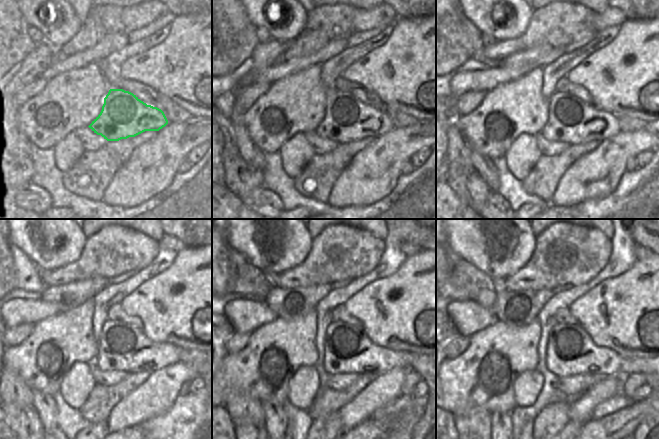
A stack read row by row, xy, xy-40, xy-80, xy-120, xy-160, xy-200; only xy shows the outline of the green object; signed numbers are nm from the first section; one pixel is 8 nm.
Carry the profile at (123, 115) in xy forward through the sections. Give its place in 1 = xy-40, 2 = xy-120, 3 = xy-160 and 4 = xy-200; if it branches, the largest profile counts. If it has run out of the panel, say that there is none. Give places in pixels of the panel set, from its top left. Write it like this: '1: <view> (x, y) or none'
1: xy-40 (346, 119)
2: xy-120 (122, 347)
3: xy-160 (347, 349)
4: xy-200 (571, 351)

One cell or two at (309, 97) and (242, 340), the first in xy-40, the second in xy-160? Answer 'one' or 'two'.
two

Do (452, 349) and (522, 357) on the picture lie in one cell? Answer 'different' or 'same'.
different

